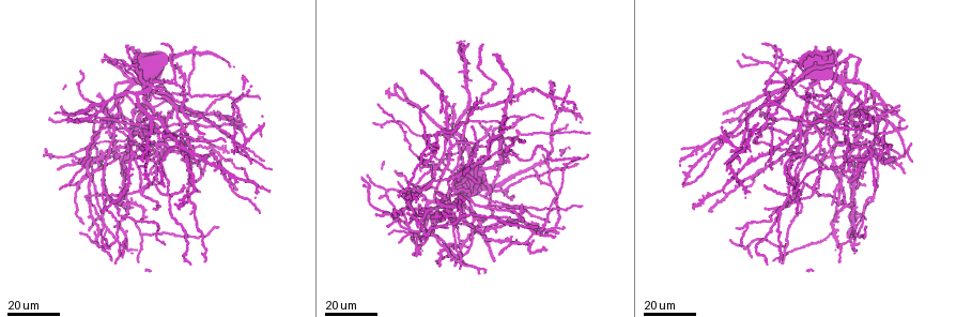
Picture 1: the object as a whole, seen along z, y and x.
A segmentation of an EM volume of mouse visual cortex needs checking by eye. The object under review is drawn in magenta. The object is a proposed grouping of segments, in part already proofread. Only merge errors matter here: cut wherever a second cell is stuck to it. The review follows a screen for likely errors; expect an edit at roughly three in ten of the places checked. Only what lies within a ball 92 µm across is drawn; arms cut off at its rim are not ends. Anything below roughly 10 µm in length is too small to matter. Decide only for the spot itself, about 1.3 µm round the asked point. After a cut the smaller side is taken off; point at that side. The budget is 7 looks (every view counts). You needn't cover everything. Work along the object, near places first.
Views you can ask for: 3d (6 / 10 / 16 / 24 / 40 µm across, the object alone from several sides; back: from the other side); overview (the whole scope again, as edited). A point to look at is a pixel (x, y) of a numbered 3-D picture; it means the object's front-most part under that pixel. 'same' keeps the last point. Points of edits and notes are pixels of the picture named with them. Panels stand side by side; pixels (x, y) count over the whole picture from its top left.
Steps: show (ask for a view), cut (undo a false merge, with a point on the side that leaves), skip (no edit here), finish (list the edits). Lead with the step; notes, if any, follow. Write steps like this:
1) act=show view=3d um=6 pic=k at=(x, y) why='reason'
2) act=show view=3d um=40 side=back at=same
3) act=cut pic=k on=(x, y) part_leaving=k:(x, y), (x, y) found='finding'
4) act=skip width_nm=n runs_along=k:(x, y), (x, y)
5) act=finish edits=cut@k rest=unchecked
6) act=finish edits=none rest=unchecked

act=show view=3d um=24 pic=1 at=(139, 189) why='looks like a crossing'

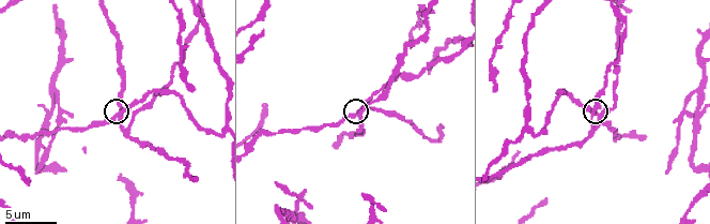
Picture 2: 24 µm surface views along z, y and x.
act=show view=3d um=10 pic=2 at=(114, 119)

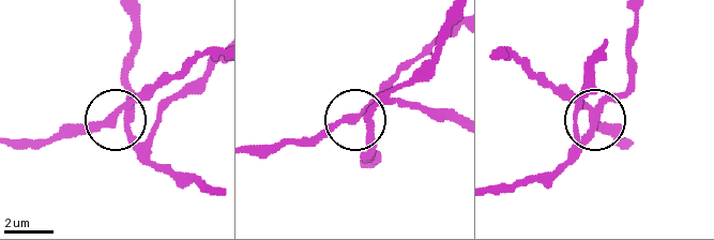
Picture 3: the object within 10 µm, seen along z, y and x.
act=skip found='one cell here'

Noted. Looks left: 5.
act=show view=3d um=16 pic=1 at=(216, 152) why='three-way junction'

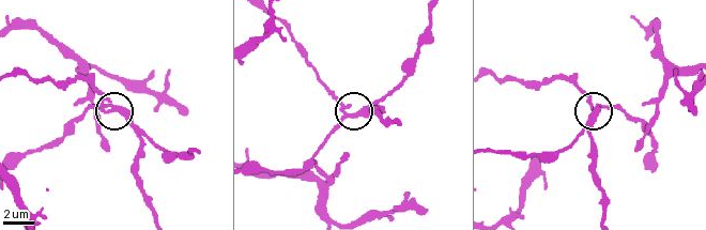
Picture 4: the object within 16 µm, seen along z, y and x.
act=show view=3d um=6 pic=4 at=(106, 112)

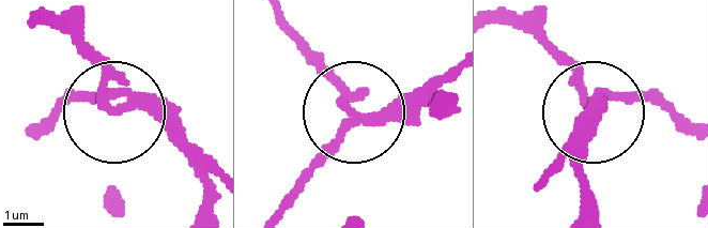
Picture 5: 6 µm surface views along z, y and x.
act=skip width_nm=230 runs_along=5:(31, 19), (55, 23), (95, 60), (112, 108), (58, 101) found='one cell here'

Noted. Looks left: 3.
act=show view=3d um=24 pic=1 at=(820, 141) why='three arms meet'

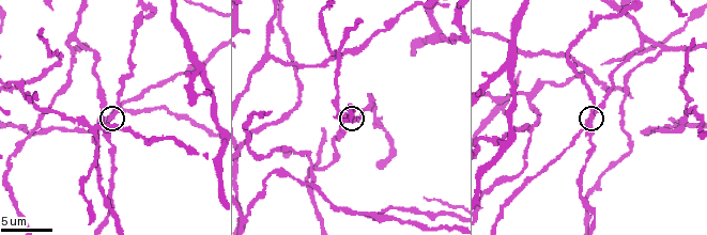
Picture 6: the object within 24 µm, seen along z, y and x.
act=show view=3d um=6 pic=6 at=(592, 121)

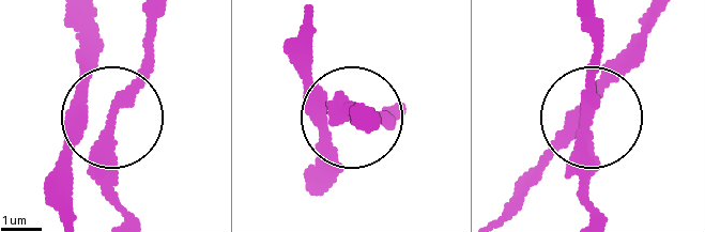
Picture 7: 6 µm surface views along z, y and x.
act=show view=3d um=6 side=back pic=7 at=(586, 127) why='from behind'

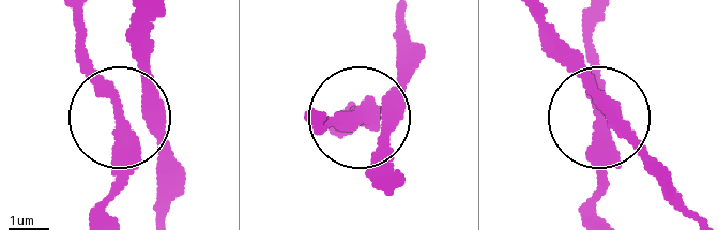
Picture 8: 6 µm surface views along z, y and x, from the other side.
act=skip arms=3 runs_along=8:(539, 22), (601, 118), (591, 22) found='one cell here'

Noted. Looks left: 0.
act=finish edits=none rest=unchecked

